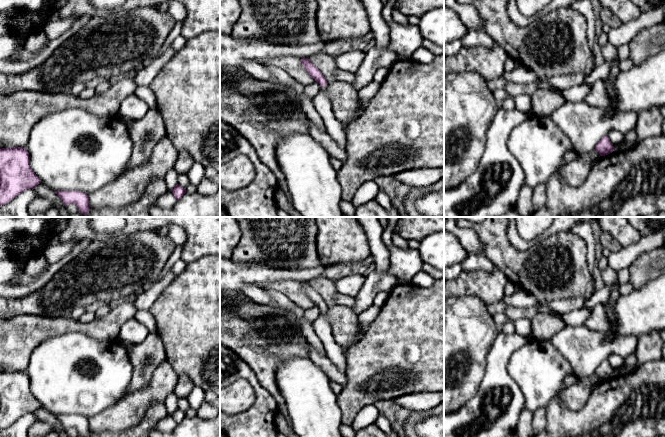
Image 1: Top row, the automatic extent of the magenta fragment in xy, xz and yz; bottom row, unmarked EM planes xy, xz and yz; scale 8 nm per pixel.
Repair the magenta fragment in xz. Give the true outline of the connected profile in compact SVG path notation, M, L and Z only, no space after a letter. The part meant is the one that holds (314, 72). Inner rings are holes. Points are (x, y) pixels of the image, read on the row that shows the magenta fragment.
M303 58L300 60L304 68L308 71L309 76L314 78L321 86L321 91L312 100L314 107L322 117L327 133L341 148L345 149L347 145L347 134L342 126L342 122L336 119L331 109L331 103L326 93L328 84L326 78L310 59Z

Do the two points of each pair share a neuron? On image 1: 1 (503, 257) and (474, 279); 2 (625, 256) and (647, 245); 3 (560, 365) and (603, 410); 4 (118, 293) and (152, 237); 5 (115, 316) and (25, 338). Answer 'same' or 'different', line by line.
1: different
2: same
3: different
4: same
5: same

